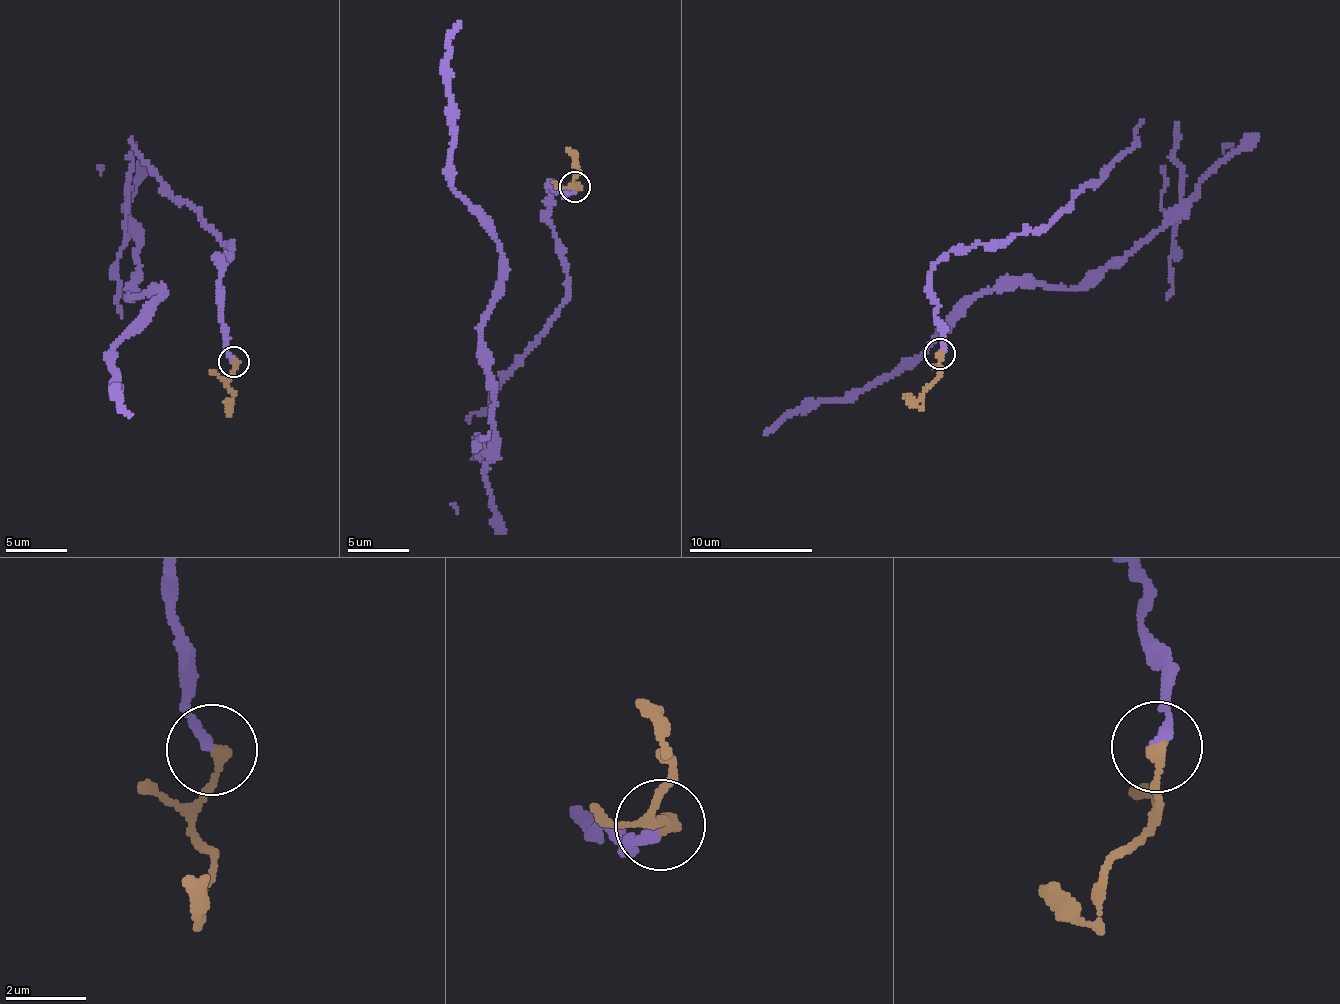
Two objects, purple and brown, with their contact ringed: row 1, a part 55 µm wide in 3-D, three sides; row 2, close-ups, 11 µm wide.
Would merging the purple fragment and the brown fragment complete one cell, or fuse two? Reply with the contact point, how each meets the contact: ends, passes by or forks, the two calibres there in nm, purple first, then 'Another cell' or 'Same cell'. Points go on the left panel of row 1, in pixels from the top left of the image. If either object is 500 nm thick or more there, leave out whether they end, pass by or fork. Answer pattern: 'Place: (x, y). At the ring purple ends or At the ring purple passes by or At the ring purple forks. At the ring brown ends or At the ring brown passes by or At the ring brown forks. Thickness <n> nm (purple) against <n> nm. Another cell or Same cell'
Place: (233, 361). At the ring purple ends. At the ring brown ends. Thickness 240 nm (purple) against 280 nm. Another cell

